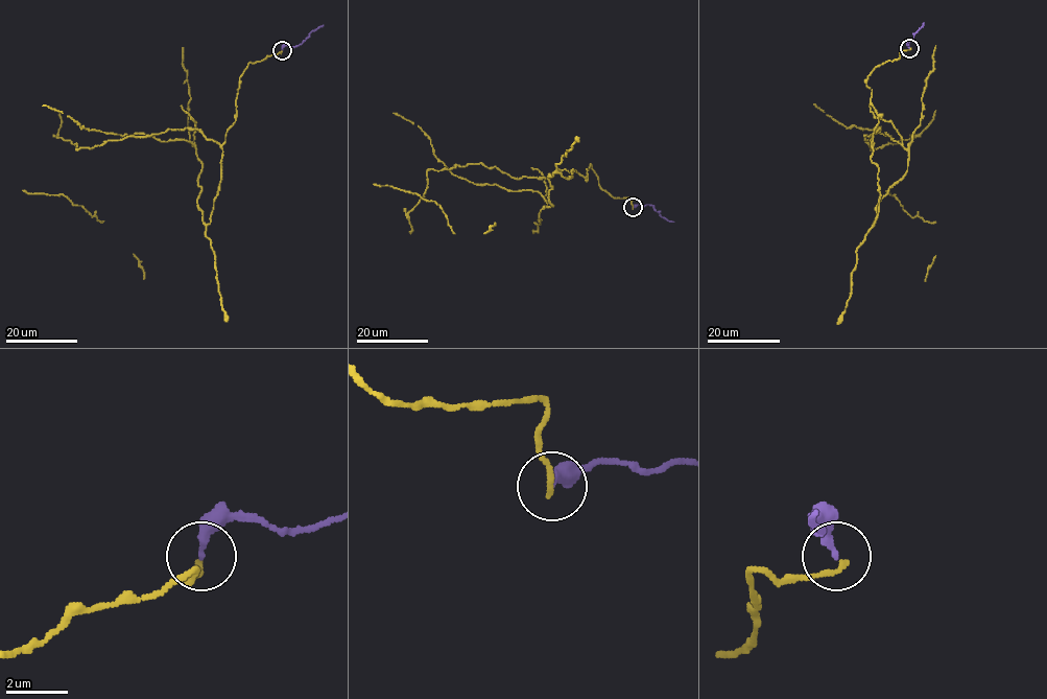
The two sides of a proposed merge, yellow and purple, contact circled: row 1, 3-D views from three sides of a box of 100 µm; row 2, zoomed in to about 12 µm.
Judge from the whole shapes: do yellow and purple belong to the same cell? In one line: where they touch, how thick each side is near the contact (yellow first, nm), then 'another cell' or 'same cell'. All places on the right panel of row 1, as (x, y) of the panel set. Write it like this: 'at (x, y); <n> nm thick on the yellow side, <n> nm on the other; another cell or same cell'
at (909, 48); 160 nm thick on the yellow side, 260 nm on the other; same cell

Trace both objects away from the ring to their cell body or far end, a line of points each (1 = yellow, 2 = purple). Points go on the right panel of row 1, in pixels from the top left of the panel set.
1: (910, 48), (877, 65), (866, 85), (878, 121), (874, 225), (878, 202), (907, 169), (907, 150), (813, 105)
2: (909, 48), (906, 43), (924, 22)

